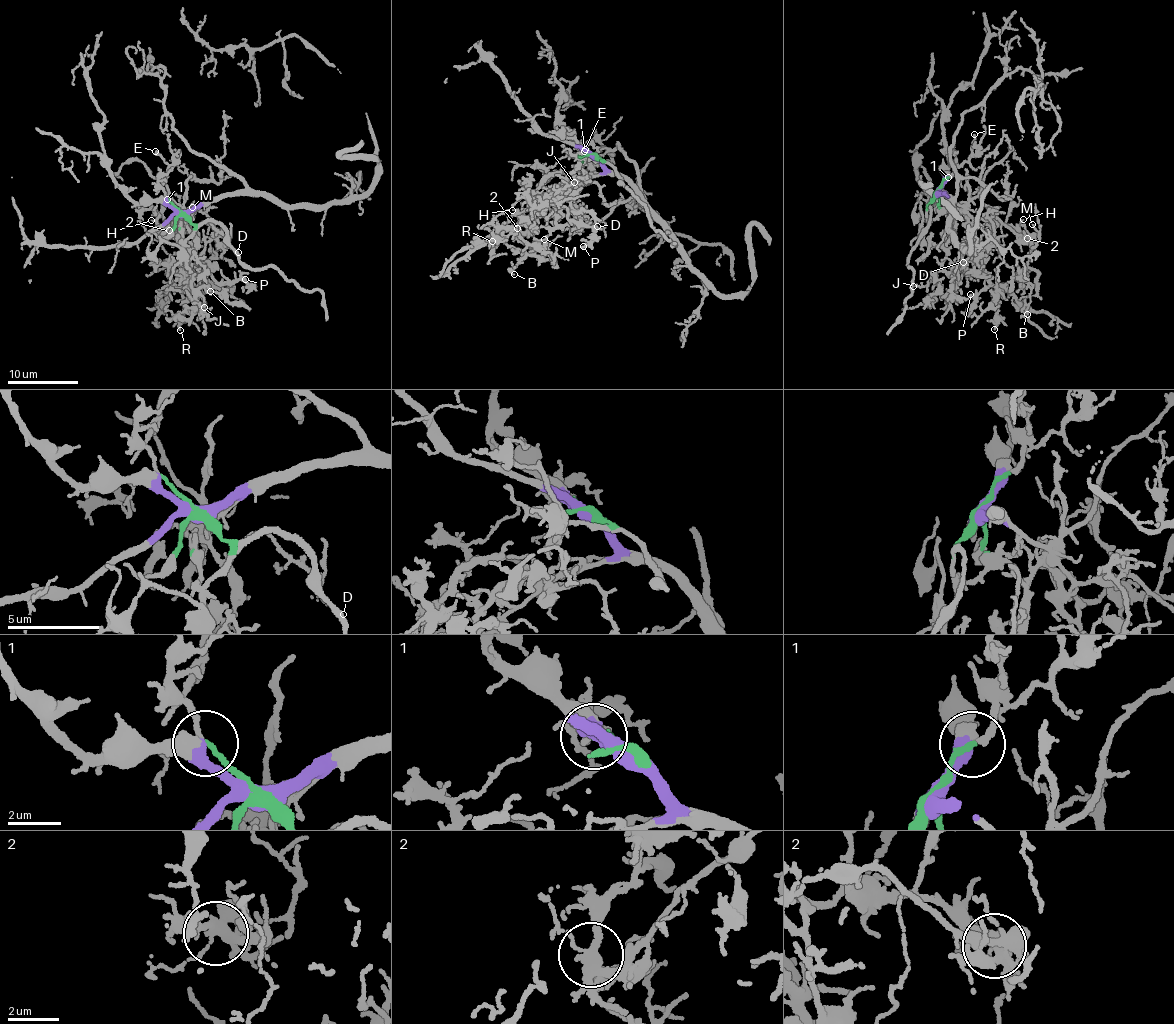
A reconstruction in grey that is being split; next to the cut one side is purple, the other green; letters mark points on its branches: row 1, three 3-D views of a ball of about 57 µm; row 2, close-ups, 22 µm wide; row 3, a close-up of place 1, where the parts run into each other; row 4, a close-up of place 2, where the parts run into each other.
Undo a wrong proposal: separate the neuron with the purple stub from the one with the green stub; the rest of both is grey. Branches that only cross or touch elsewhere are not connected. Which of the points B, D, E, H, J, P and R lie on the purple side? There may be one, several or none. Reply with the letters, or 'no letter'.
no letter

